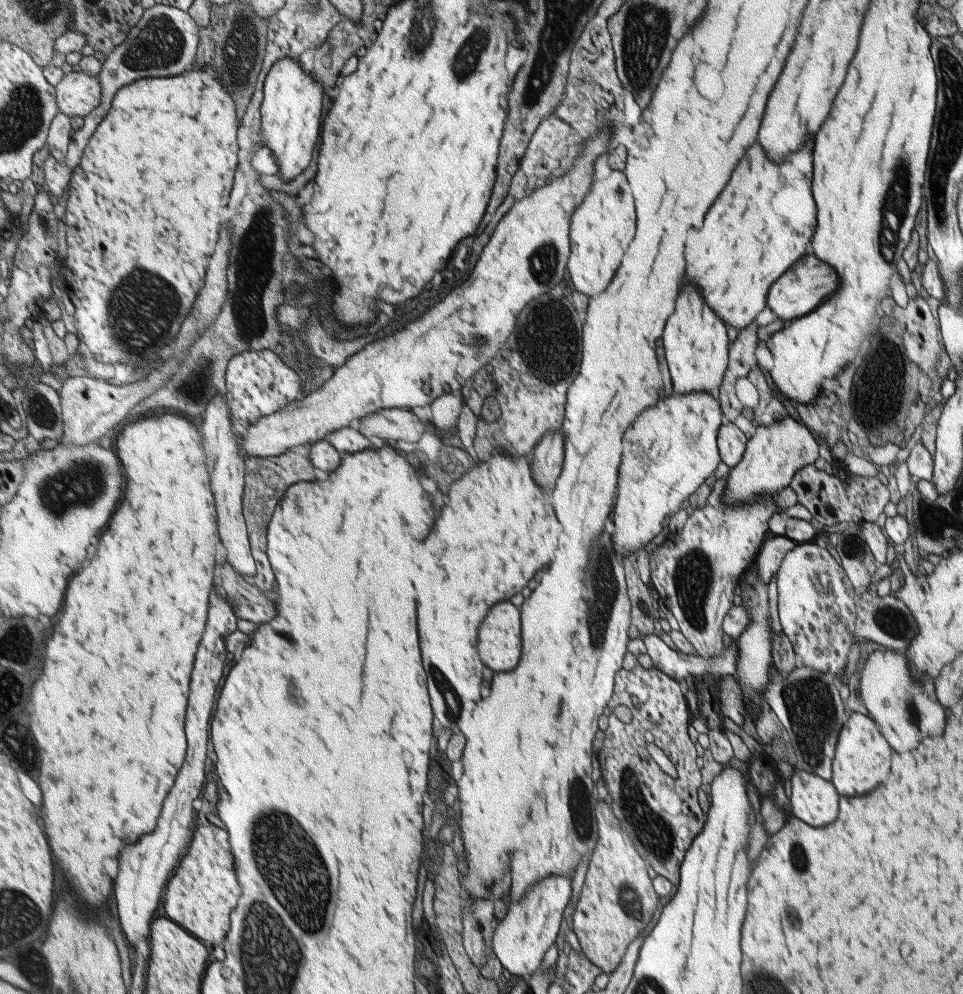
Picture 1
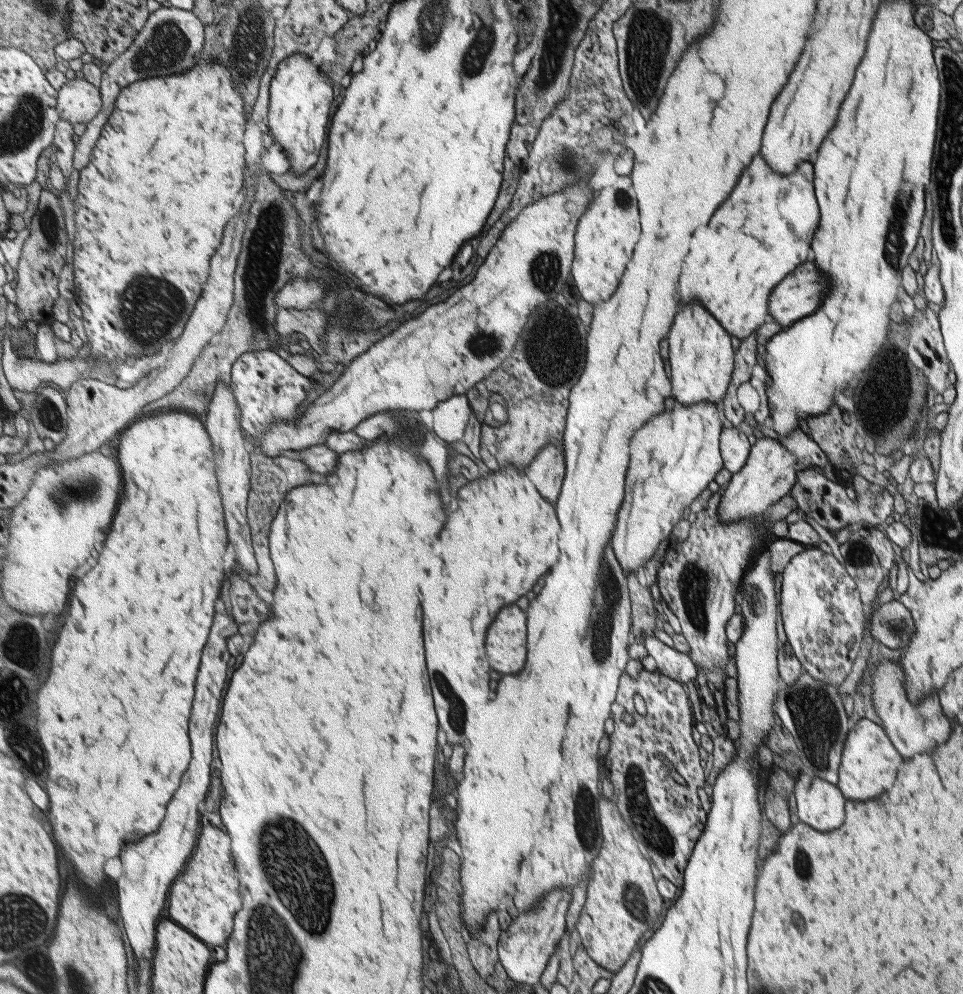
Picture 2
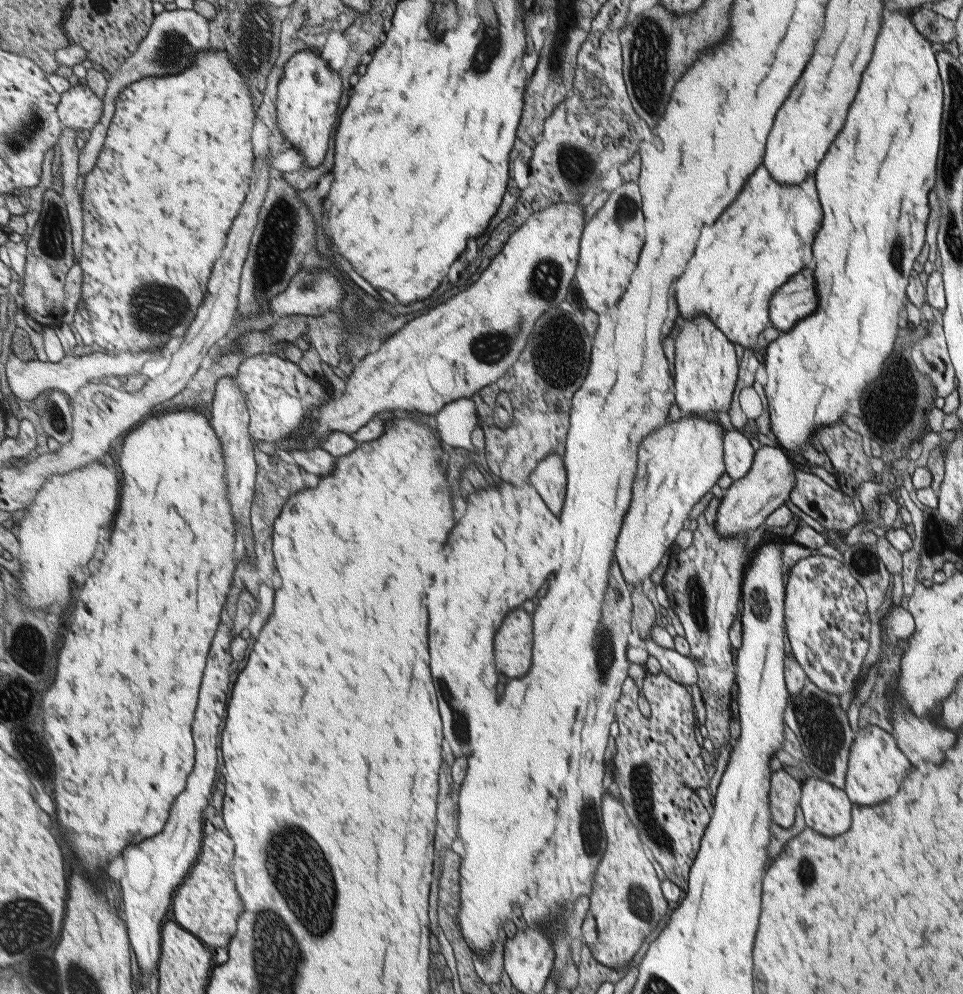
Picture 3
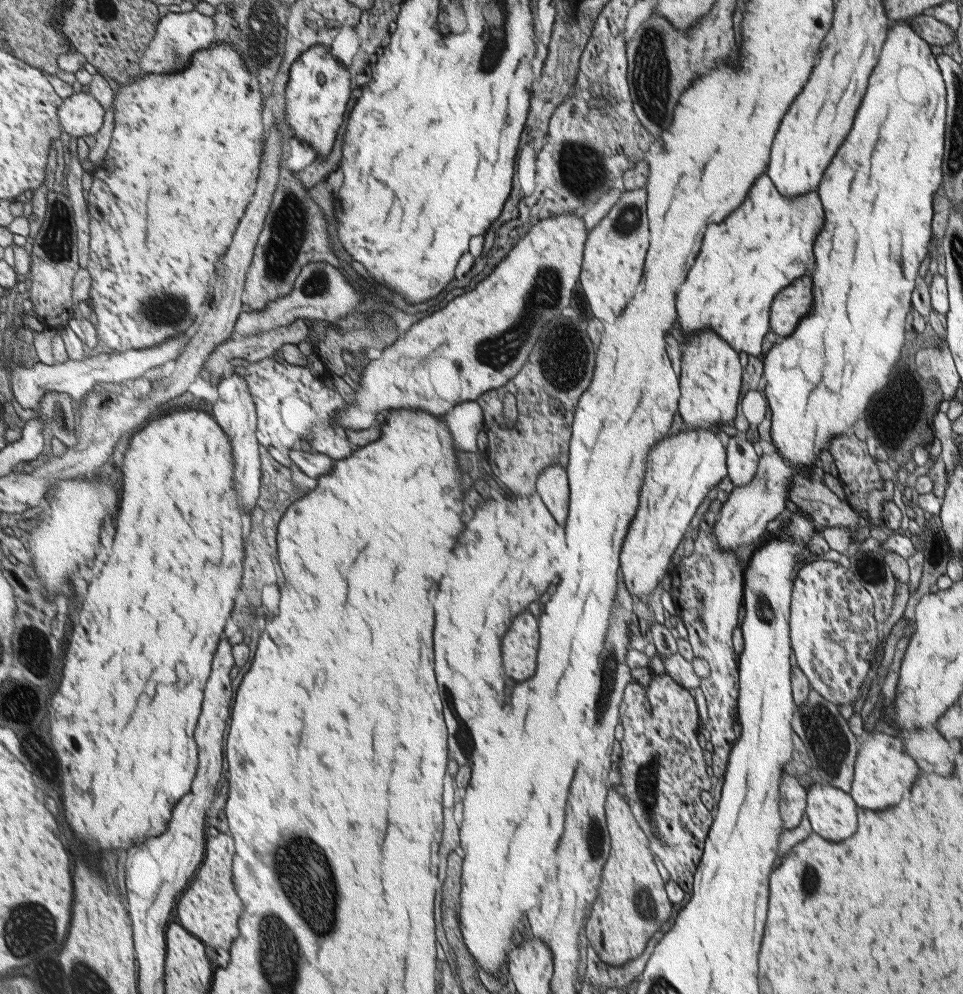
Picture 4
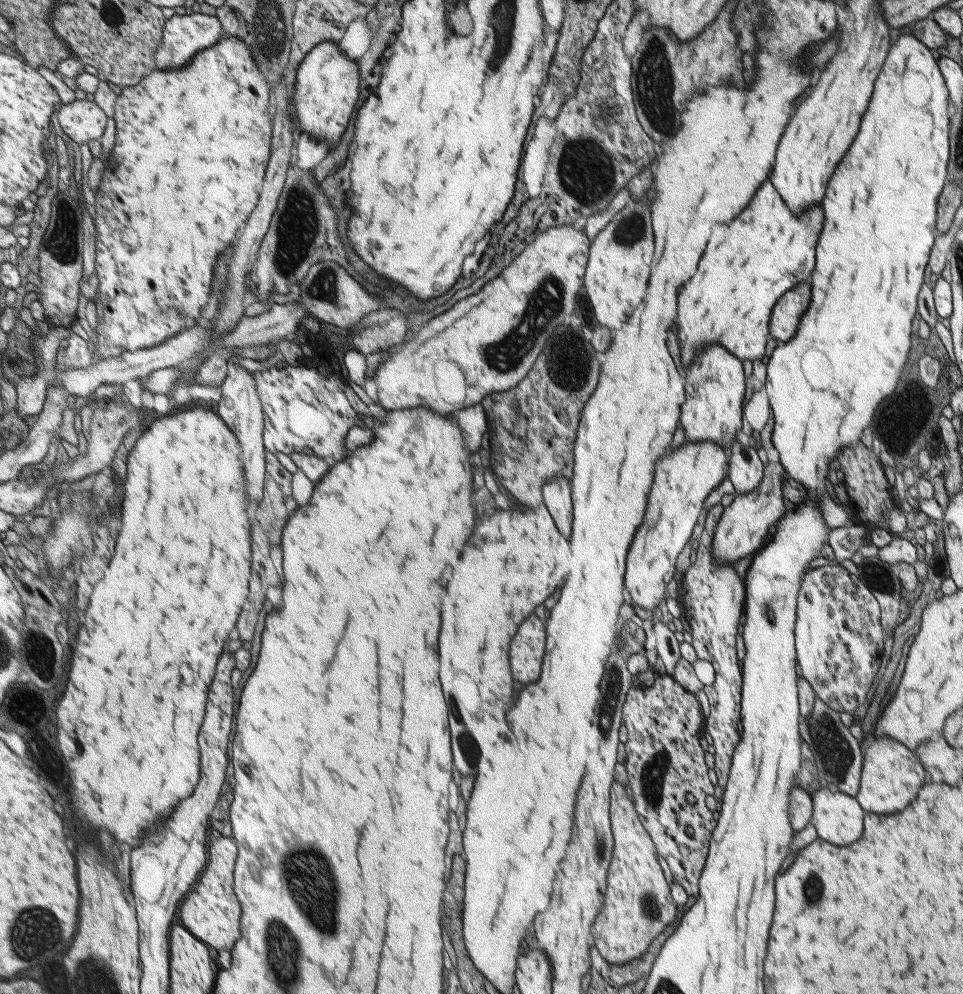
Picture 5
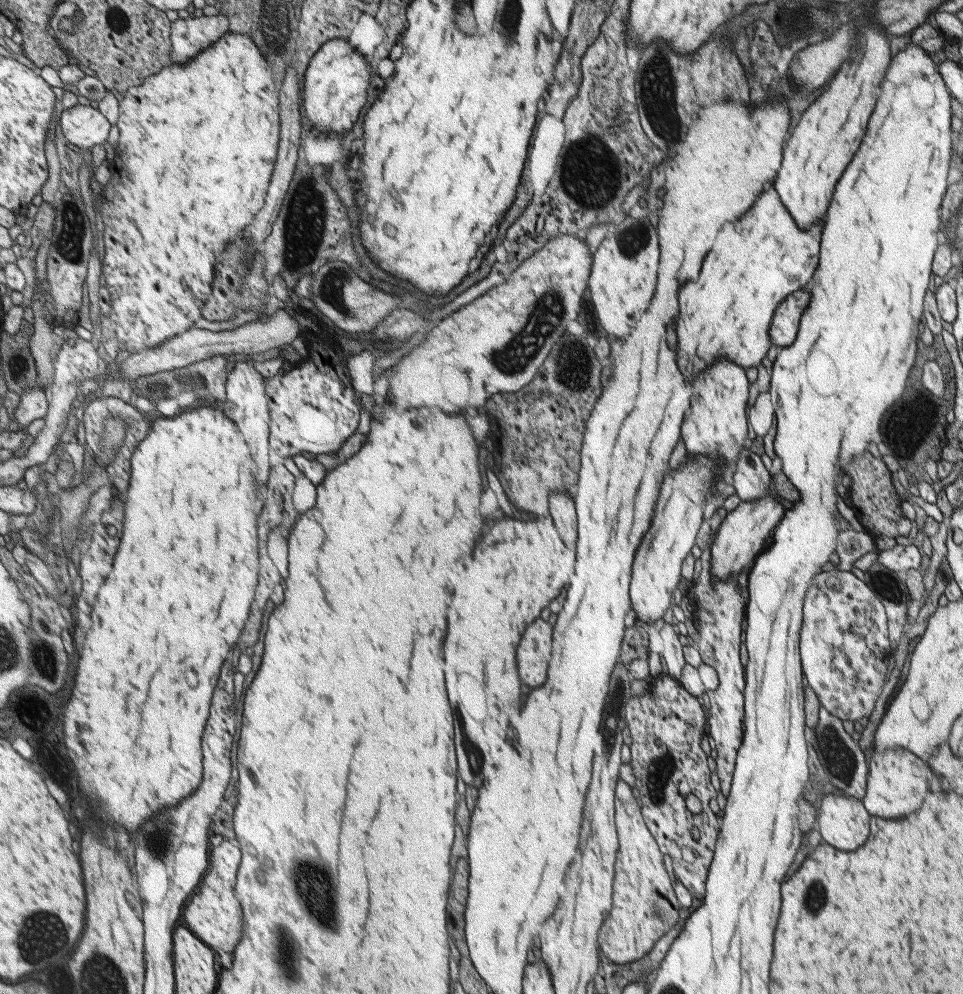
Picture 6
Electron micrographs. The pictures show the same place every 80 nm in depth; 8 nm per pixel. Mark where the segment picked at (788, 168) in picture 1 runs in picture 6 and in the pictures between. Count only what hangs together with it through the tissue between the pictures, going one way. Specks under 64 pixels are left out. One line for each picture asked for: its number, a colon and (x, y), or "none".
2: (769, 221)
3: (732, 285)
4: (742, 263)
5: (744, 268)
6: (753, 264)

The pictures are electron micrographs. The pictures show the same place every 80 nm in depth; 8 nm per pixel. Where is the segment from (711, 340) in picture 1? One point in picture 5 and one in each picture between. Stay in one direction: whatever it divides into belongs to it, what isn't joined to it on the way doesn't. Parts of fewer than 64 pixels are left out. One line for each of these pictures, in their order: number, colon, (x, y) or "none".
2: (700, 360)
3: (705, 370)
4: (709, 375)
5: (714, 388)

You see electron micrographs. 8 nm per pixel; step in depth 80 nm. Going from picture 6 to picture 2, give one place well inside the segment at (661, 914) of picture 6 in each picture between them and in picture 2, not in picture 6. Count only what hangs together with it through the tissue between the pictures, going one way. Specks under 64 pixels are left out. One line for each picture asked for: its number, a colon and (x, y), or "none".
2: (621, 902)
3: (625, 903)
4: (631, 904)
5: (637, 905)

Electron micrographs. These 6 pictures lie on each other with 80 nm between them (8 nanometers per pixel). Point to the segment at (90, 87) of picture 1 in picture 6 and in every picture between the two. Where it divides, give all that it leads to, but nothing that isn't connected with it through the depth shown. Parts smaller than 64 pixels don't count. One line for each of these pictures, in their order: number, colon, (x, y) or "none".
2: (80, 101)
3: (80, 109)
4: (81, 114)
5: (83, 121)
6: (85, 127)

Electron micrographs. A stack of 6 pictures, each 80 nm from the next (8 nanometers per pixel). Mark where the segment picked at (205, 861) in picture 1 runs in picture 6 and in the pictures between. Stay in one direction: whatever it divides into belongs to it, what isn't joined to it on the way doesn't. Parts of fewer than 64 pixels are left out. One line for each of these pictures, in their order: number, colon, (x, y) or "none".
2: (205, 898)
3: (208, 904)
4: (211, 908)
5: (213, 913)
6: (214, 914)

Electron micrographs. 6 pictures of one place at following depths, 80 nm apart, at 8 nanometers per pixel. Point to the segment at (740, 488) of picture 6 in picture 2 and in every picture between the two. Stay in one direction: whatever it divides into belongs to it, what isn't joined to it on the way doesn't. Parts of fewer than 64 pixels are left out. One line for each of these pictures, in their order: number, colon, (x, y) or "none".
2: (734, 446)
3: (738, 453)
4: (742, 461)
5: (745, 470)

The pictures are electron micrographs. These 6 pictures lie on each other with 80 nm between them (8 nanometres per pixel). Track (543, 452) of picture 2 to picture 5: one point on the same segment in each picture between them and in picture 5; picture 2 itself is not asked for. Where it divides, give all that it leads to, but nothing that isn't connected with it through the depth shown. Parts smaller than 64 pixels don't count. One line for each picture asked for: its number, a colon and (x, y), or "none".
3: (548, 478)
4: (551, 487)
5: (555, 492)

